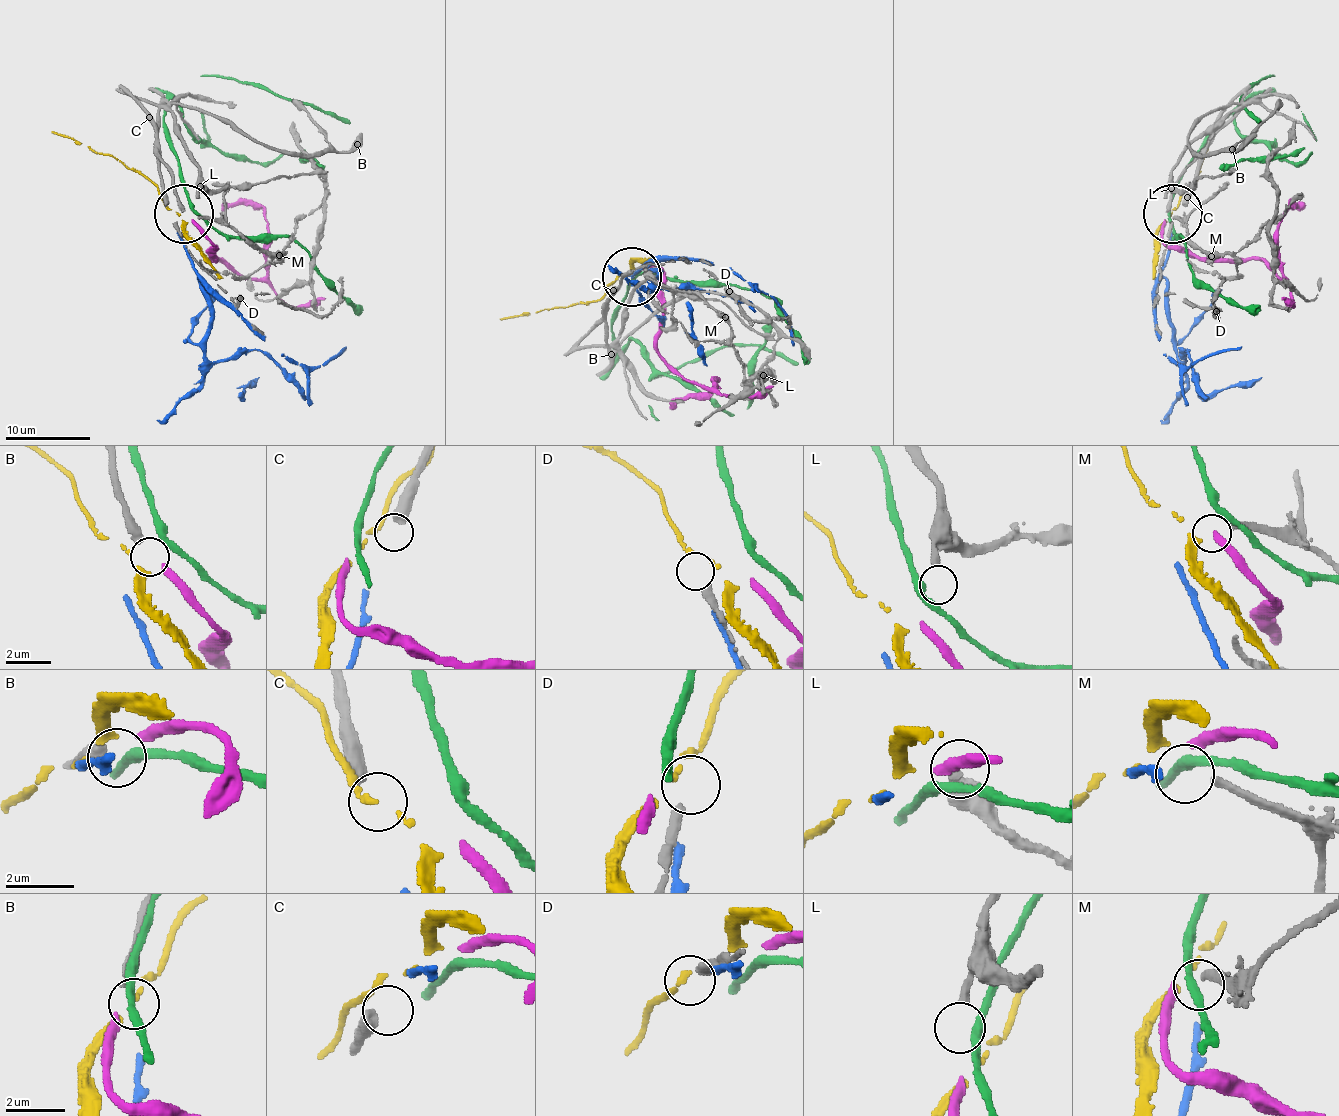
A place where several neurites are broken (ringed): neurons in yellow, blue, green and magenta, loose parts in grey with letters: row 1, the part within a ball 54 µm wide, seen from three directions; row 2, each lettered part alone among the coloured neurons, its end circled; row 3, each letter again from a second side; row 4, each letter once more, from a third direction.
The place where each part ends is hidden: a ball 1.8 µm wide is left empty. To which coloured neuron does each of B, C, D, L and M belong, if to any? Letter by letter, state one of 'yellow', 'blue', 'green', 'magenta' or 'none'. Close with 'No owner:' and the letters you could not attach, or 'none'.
B: magenta
C: none
D: none
L: none
M: yellow
No owner: C, D, L

